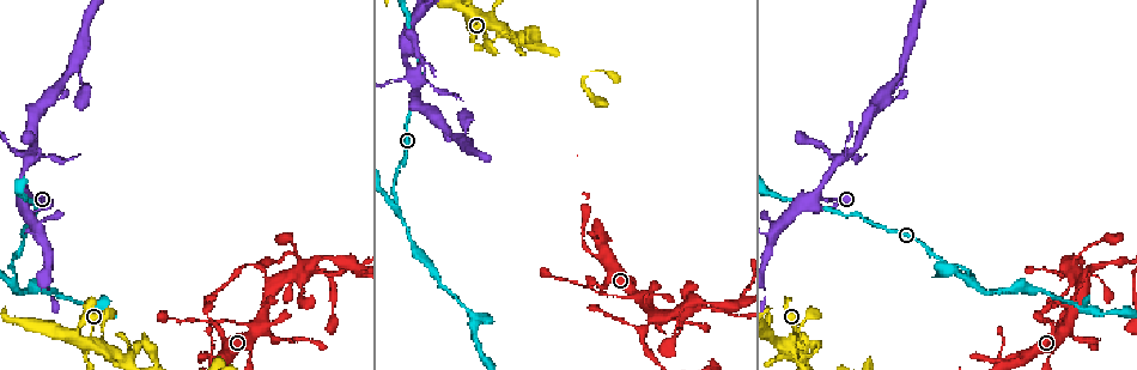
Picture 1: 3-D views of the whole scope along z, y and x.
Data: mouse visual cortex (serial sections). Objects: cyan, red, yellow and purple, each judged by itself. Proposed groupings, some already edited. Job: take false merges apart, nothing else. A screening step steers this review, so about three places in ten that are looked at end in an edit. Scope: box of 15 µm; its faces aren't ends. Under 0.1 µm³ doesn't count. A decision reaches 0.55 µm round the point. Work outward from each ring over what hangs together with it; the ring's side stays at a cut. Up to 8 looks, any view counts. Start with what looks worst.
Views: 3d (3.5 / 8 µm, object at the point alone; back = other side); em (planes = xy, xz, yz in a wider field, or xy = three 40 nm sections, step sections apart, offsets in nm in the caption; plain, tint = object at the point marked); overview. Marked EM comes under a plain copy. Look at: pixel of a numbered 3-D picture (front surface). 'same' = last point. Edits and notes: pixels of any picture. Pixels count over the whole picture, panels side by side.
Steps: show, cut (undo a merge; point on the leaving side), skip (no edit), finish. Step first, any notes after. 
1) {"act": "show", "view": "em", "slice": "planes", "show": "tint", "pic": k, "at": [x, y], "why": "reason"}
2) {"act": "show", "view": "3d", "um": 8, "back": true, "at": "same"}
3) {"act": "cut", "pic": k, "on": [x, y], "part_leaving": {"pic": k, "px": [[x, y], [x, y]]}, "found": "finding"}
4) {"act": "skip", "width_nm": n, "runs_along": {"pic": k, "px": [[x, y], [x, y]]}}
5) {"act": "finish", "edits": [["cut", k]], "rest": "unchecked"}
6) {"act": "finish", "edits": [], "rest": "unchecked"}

{"act": "show", "view": "3d", "um": 3.5, "back": true, "pic": 1, "at": [13, 277], "why": "a fork"}

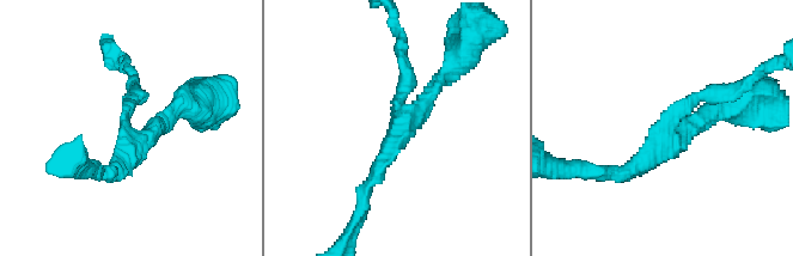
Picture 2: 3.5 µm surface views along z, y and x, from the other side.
{"act": "show", "view": "em", "slice": "planes", "show": "tint", "pic": 2, "at": [663, 132]}

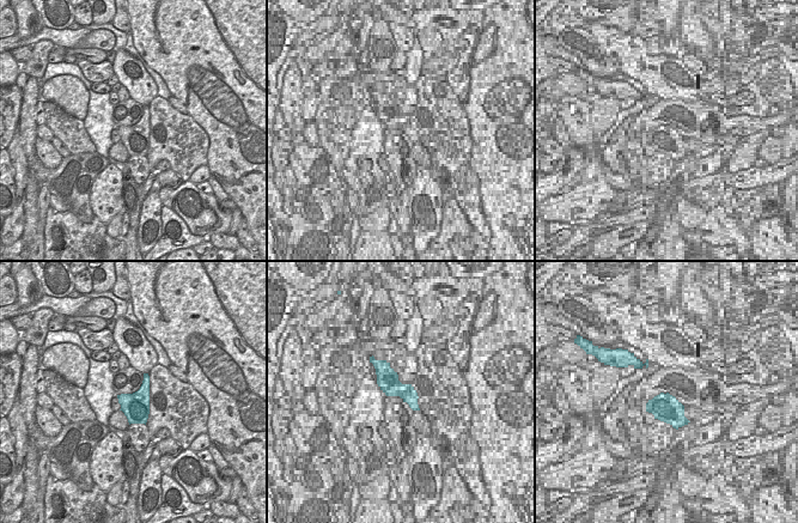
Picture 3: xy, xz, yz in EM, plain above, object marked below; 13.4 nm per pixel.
{"act": "skip", "runs_along": {"pic": 2, "px": [[723, 96], [609, 172]]}, "found": "all the same cell"}

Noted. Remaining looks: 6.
{"act": "show", "view": "3d", "um": 3.5, "pic": 1, "at": [657, 319], "why": "narrows sharply"}

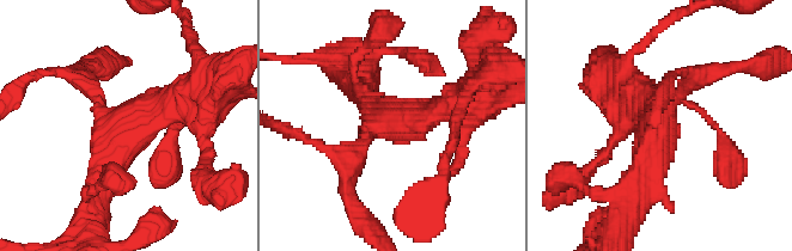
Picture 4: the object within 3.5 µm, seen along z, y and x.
{"act": "show", "view": "em", "slice": "xy", "step": 3, "show": "tint", "pic": 4, "at": [120, 127], "arms": 3, "arm_widths_nm": [200, 350, 350]}

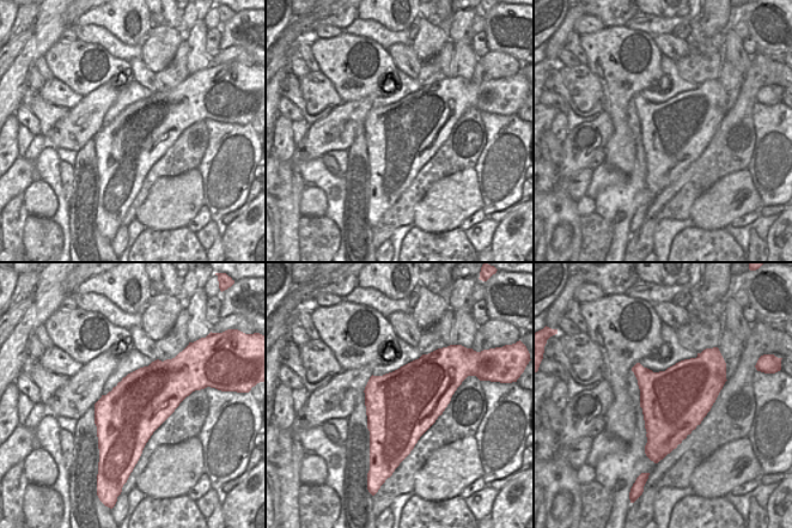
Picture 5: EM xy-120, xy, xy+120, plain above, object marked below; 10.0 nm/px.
{"act": "skip", "runs_along": {"pic": 4, "px": [[97, 200], [119, 129], [188, 104]]}, "found": "continuous, no second cell"}

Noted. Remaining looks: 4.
{"act": "show", "view": "3d", "um": 3.5, "pic": 1, "at": [92, 343]}

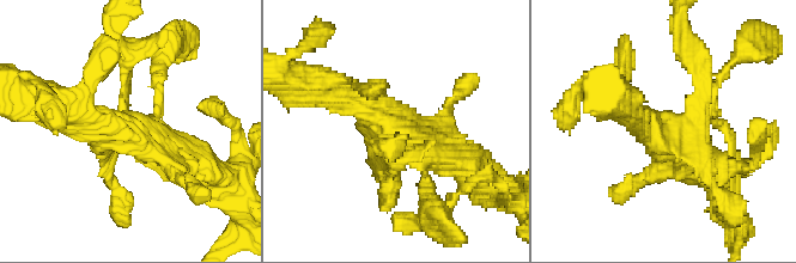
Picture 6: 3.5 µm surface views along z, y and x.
{"act": "show", "view": "em", "slice": "xy", "step": 5, "show": "tint", "pic": 6, "at": [682, 128]}

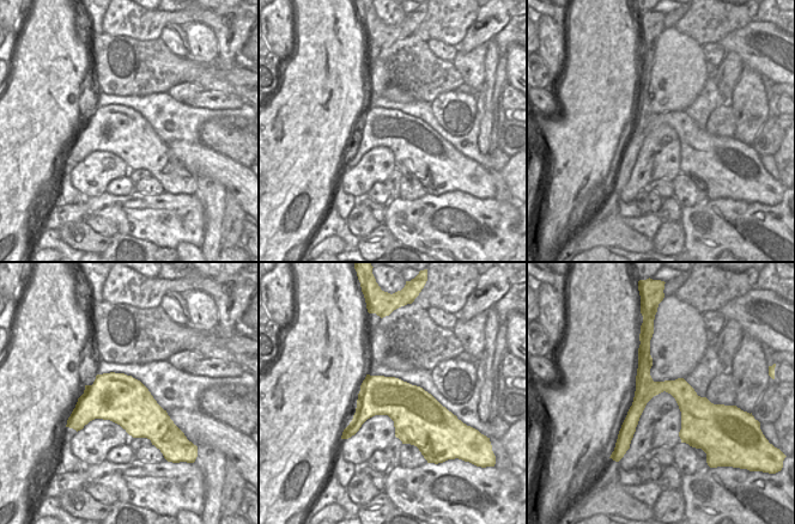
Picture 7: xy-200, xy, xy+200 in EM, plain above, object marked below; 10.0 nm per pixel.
{"act": "skip", "width_nm": 460, "runs_along": {"pic": 6, "px": [[127, 59], [127, 128], [194, 161]]}, "found": "one cell here"}

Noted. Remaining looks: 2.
{"act": "finish", "edits": [], "rest": "unchecked"}

